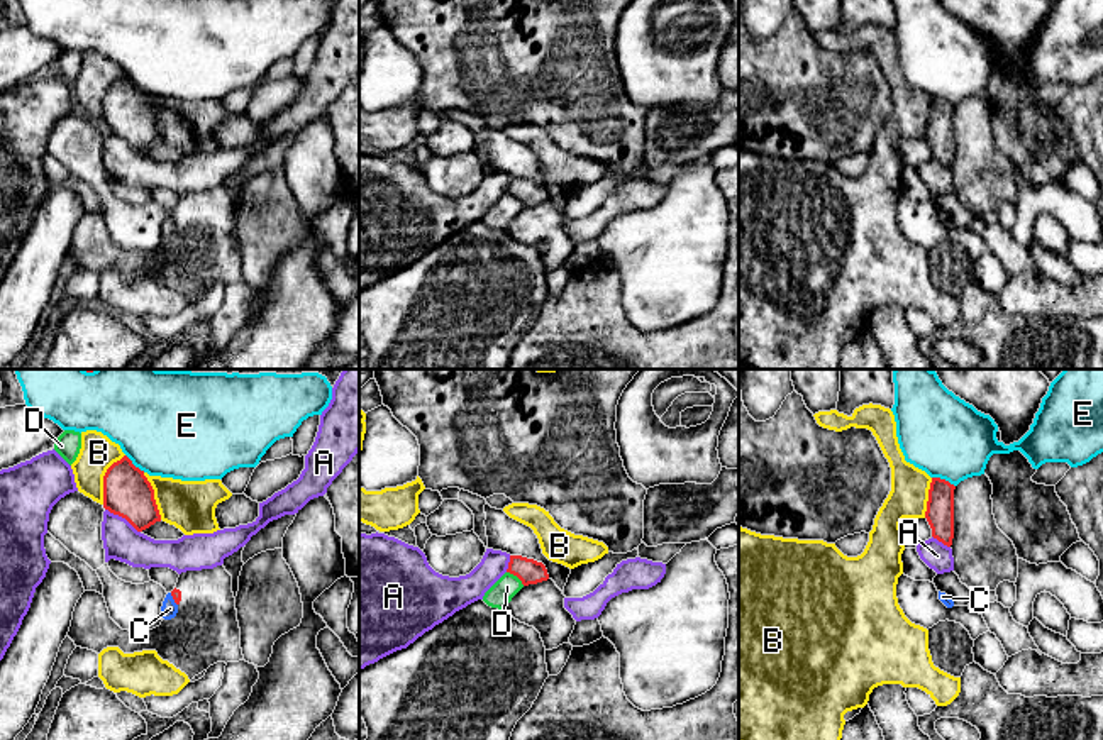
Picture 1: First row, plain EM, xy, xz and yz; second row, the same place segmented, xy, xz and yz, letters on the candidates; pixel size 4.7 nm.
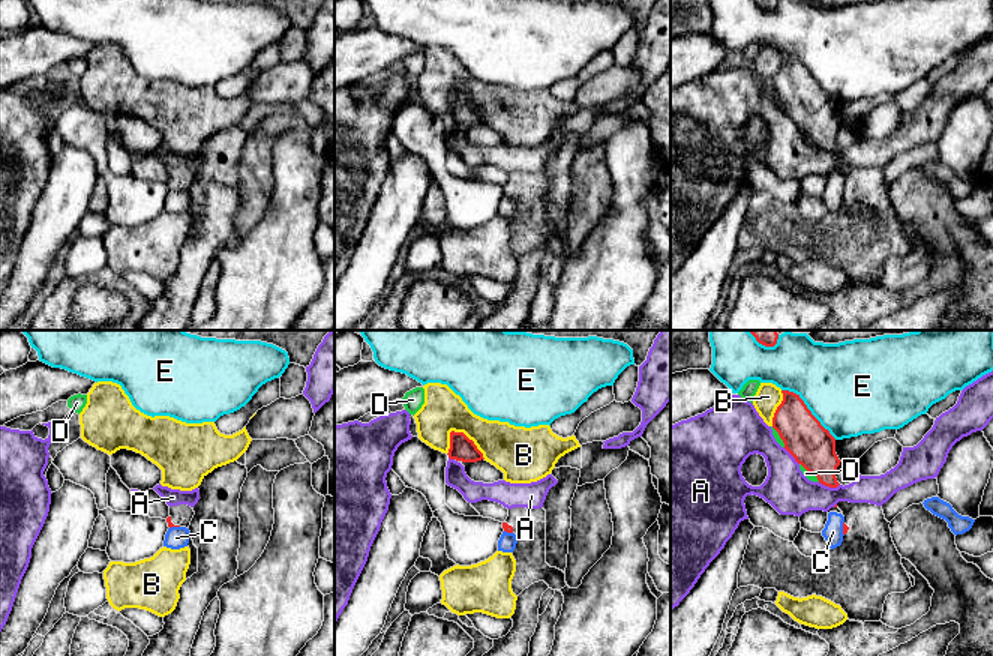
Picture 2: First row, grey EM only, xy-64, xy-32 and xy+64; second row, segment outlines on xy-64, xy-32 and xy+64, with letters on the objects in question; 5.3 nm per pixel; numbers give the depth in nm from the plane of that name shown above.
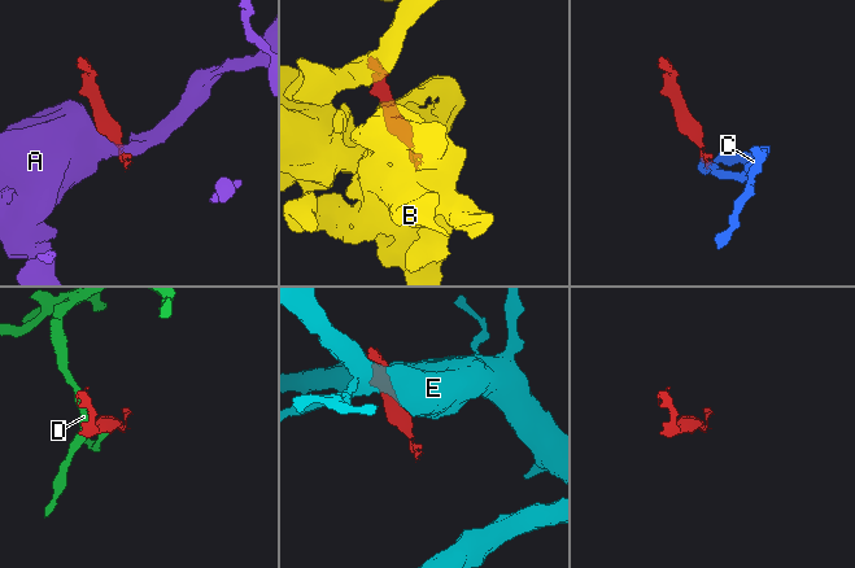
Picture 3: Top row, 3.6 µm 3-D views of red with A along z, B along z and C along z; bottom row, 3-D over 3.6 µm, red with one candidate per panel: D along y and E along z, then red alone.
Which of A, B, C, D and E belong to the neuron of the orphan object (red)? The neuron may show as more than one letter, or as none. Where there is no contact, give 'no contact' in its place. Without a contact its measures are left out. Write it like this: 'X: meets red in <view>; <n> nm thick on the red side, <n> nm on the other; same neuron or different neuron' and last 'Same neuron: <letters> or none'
A: meets red in xy; 220 nm thick on the red side, 180 nm on the other; different neuron
B: meets red in xy; 220 nm thick on the red side, 170 nm on the other; different neuron
C: meets red in xy; 50 nm thick on the red side, 80 nm on the other; different neuron
D: meets red in xz; 120 nm thick on the red side, 110 nm on the other; different neuron
E: meets red in yz; 130 nm thick on the red side, 380 nm on the other; different neuron
Same neuron: none

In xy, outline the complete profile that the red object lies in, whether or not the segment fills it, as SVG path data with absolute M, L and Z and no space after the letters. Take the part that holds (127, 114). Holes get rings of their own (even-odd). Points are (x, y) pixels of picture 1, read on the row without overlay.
M127 76L103 97L103 129L125 139L137 152L161 142L151 103Z

